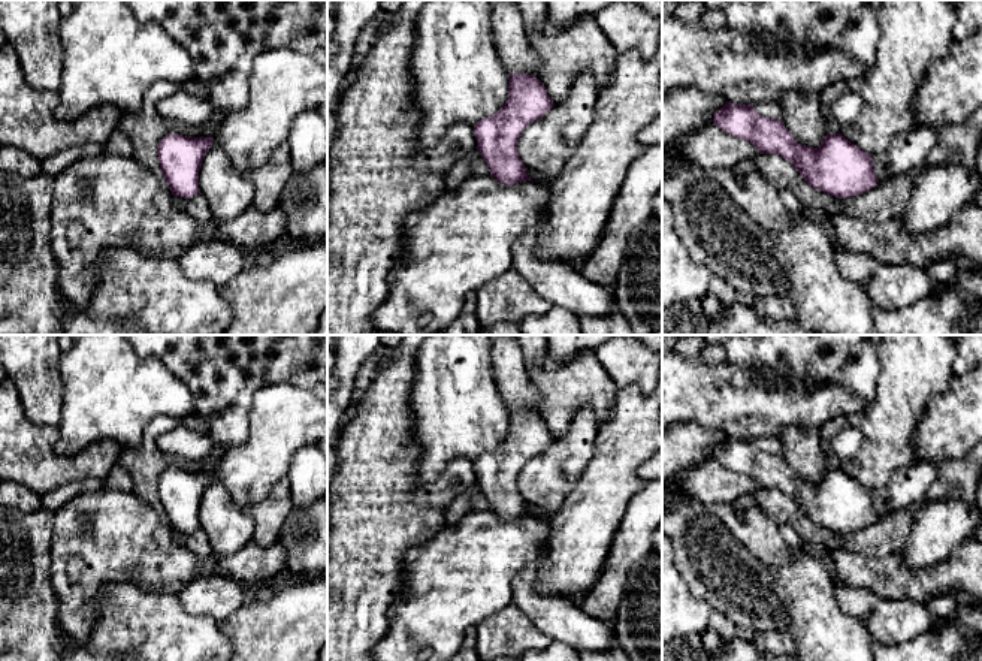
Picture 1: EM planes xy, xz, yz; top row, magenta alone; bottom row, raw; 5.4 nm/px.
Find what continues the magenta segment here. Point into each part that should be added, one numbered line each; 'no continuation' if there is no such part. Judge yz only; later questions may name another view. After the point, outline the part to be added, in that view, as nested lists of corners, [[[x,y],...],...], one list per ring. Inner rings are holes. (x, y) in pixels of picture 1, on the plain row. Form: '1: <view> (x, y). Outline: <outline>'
1: yz (909, 485). Outline: [[[919,462],[898,470],[891,477],[888,499],[876,505],[876,513],[886,516],[891,511],[906,510],[922,499],[936,480],[937,462]]]

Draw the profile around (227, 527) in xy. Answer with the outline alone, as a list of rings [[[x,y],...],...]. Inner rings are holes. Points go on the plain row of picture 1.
[[[214,474],[199,505],[199,526],[206,534],[212,556],[235,553],[253,540],[256,525]]]

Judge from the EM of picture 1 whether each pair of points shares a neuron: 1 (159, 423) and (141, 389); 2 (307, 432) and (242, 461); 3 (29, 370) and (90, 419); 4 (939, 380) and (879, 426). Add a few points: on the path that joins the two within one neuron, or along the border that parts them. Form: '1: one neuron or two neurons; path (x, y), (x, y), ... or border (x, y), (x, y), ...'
1: two neurons; border (178, 420), (169, 416), (157, 416), (136, 446)
2: one neuron; path (290, 432), (284, 432), (259, 458)
3: two neurons; border (57, 364), (63, 386), (63, 412), (59, 425)
4: one neuron; path (924, 382), (894, 412)

